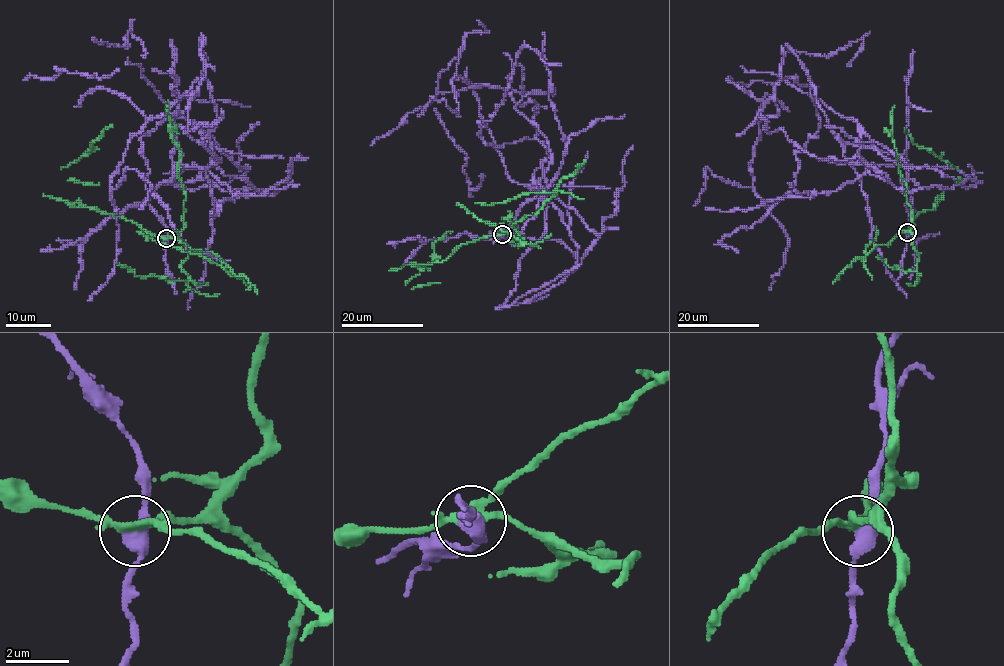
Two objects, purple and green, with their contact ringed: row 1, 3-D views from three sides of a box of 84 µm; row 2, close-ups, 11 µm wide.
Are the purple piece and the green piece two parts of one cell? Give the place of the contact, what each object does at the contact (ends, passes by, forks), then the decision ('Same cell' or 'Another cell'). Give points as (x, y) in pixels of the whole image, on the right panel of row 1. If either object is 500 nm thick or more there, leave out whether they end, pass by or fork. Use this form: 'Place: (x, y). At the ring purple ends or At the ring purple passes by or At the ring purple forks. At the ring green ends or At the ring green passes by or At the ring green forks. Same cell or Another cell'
Place: (907, 232). At the ring purple passes by. At the ring green forks. Another cell

